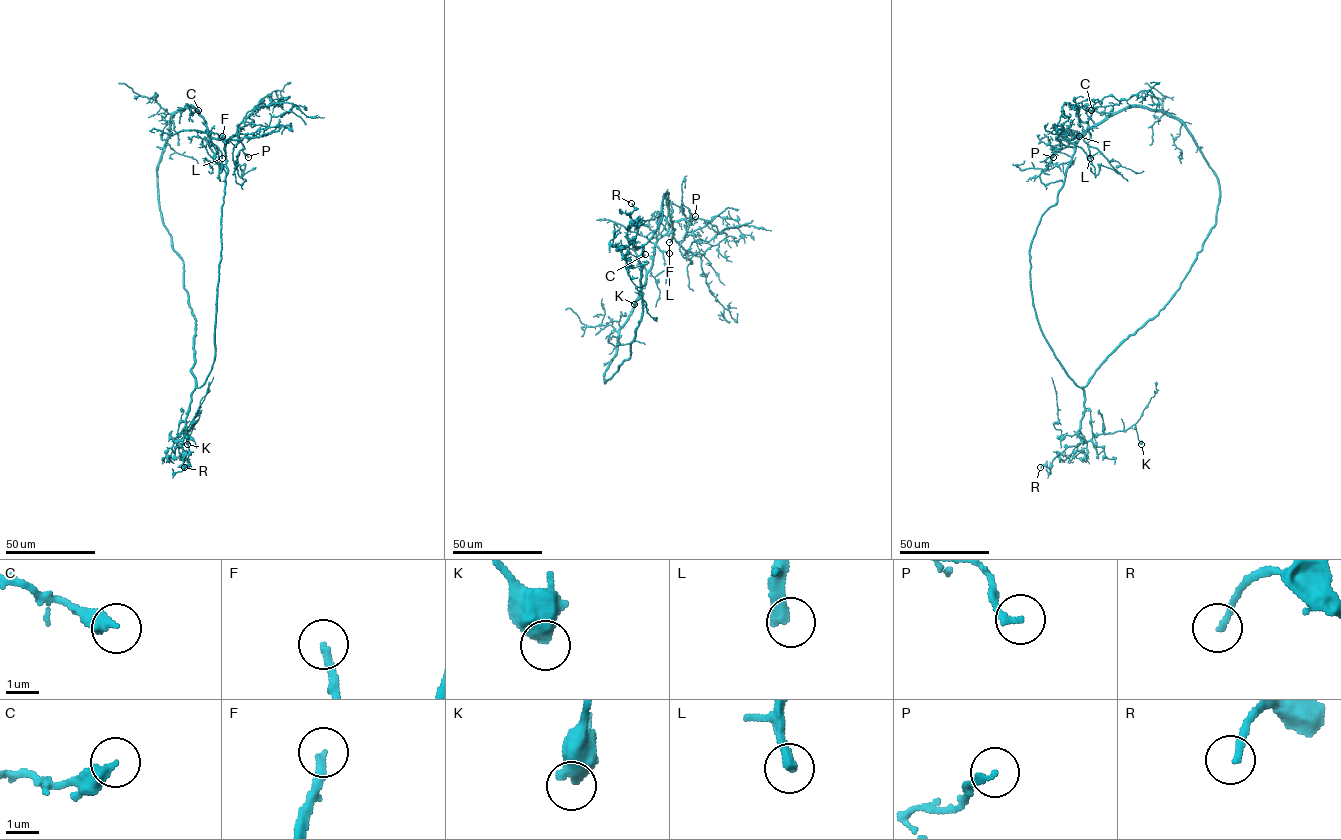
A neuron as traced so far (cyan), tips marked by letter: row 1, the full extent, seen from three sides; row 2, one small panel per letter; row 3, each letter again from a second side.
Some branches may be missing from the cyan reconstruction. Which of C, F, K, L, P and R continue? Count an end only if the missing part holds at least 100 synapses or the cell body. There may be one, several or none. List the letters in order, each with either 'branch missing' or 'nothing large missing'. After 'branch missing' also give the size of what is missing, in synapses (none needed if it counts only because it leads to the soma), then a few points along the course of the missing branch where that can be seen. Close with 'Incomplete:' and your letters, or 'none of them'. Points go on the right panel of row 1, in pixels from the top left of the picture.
C: nothing large missing
F: branch missing | 100 syn | (1079, 136), (1085, 117), (1071, 118), (1063, 110), (1069, 124)
K: nothing large missing
L: branch missing | 110 syn
P: nothing large missing
R: nothing large missing
Incomplete: F, L

